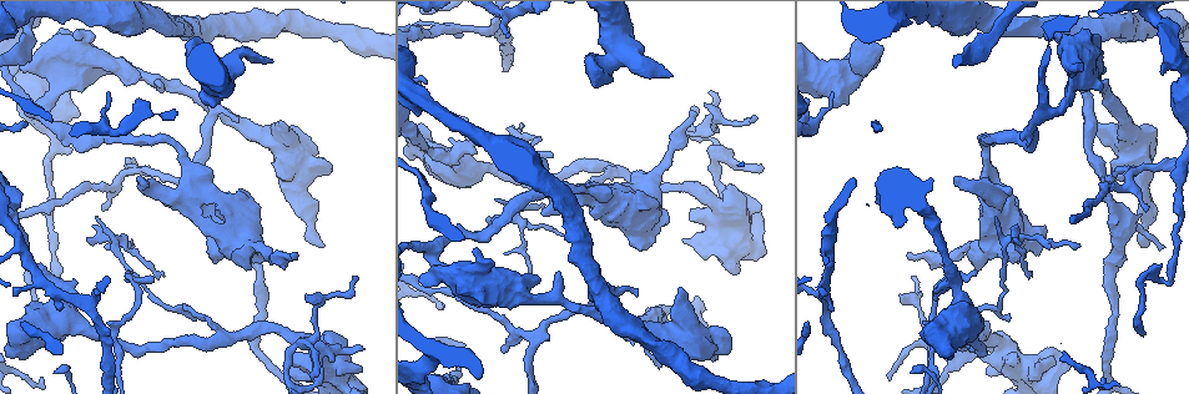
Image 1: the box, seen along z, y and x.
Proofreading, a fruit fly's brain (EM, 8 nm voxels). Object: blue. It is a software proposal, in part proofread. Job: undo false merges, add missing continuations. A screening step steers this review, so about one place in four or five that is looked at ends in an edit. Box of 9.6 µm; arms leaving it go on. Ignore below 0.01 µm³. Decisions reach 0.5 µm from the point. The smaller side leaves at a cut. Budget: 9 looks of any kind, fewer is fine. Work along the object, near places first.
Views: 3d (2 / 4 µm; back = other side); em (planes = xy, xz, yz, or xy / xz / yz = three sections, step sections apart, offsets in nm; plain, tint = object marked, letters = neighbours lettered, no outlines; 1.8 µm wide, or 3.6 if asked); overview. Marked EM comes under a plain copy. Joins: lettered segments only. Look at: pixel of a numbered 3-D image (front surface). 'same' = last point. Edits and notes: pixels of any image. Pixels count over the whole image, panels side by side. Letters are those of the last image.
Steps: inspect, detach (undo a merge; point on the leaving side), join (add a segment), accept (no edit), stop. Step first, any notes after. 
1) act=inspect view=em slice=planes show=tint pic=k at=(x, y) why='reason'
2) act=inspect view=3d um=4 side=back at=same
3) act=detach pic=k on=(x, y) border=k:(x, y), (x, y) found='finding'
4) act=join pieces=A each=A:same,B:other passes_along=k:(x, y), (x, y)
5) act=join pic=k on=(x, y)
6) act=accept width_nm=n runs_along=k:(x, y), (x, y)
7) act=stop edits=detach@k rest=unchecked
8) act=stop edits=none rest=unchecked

act=inspect view=3d um=4 pic=1 at=(1163, 279) why='sharp bend'

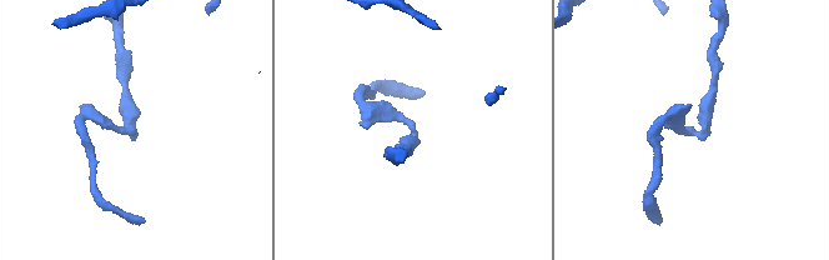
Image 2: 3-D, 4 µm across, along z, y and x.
act=inspect view=em slice=planes show=letters pic=2 at=(411, 133)

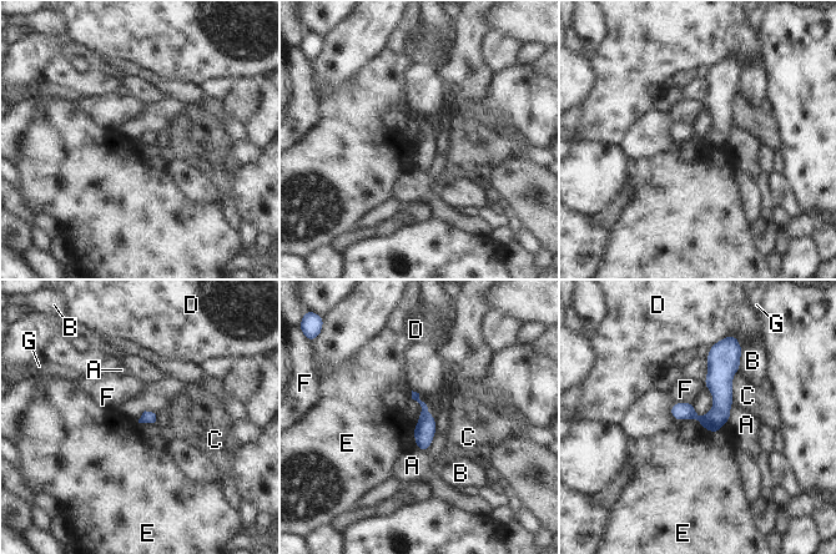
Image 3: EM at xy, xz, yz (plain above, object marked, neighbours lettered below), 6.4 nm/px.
act=accept each=A:other,B:other,C:other,D:other,E:other,F:other,G:other runs_along=3:(718, 347), (720, 413), (711, 428) found='continuous, no second neuron'

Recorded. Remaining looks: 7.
act=inspect view=3d um=2 pic=1 at=(1007, 238) why='abrupt turn'

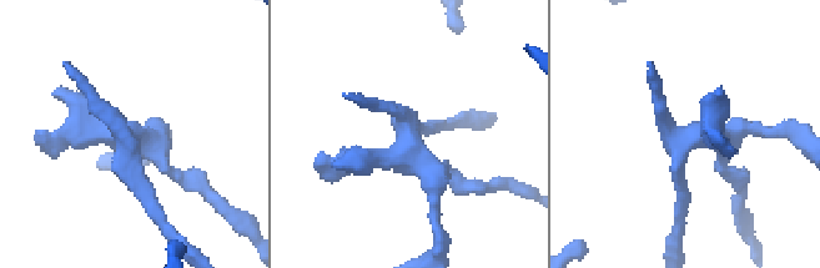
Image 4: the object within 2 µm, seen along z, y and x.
act=inspect view=em slice=planes show=letters pic=4 at=(703, 133) why='now the EM'

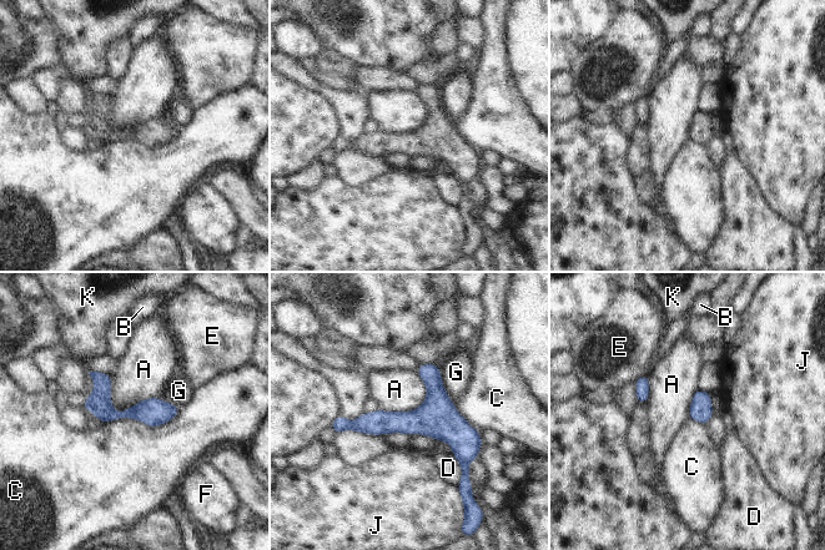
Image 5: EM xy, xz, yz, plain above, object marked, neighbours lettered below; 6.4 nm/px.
act=accept each=A:other,B:other,C:other,D:other,E:other,F:other,G:other,J:other,K:other found='all the same neuron'

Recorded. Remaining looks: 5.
act=inspect view=em slice=planes show=letters pic=1 at=(711, 91) why='an open end'

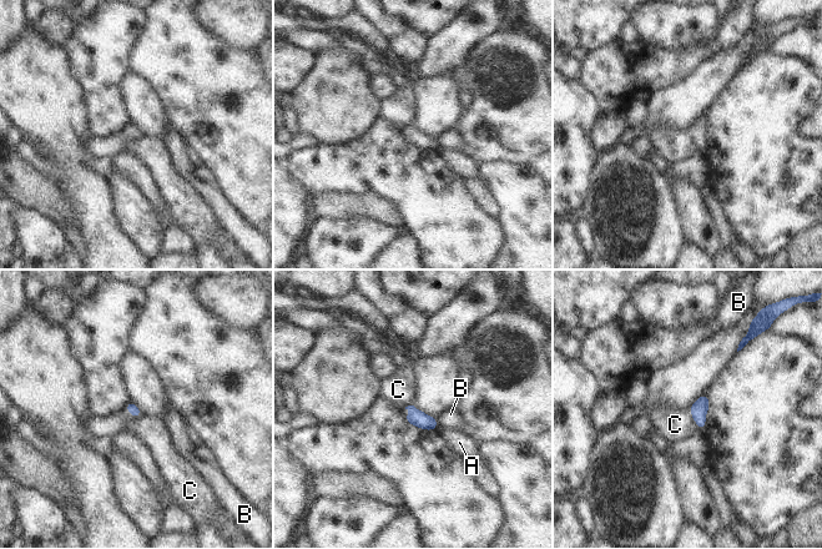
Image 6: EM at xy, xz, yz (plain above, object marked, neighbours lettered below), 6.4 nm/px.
act=accept each=A:other,B:other,C:other border=6:(687, 411), (699, 428) found='none of them fits'

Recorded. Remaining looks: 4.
act=inspect view=em slice=yz step=4 show=letters pic=1 at=(236, 117) why='an open end'

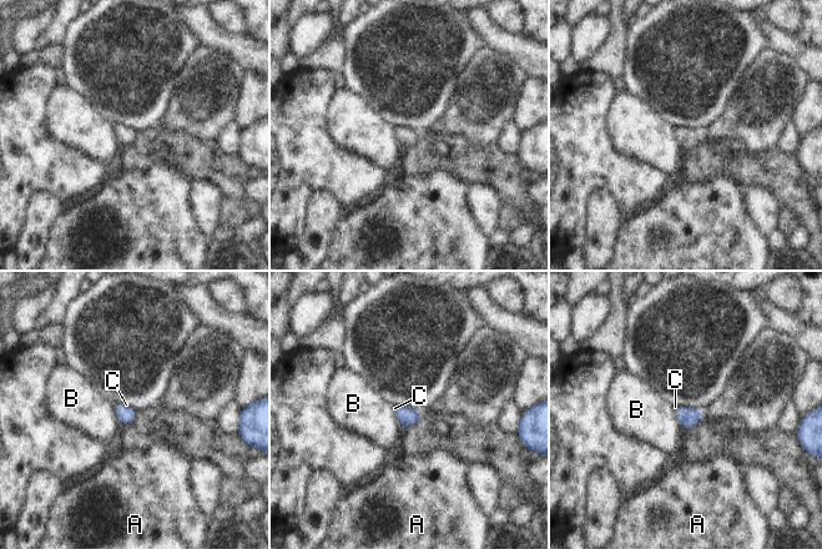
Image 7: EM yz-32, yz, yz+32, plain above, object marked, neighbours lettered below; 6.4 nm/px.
act=inspect view=em slice=planes show=letters at=same why='another direction'

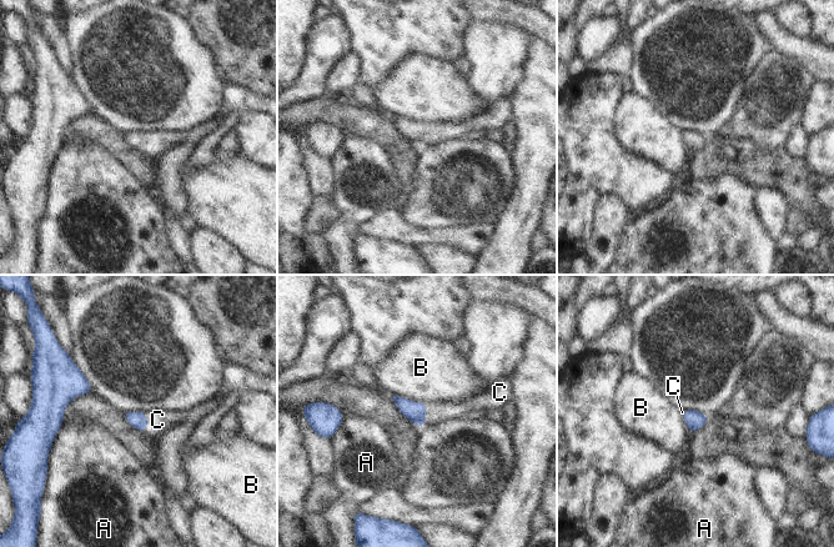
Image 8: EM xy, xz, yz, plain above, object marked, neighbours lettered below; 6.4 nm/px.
act=join pic=8 on=(438, 411) each=A:other,B:other,C:same passes_along=8:(416, 412), (426, 409), (438, 411) found='the neuron continues'

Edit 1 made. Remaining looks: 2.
act=stop edits=join@8 rest=unchecked

